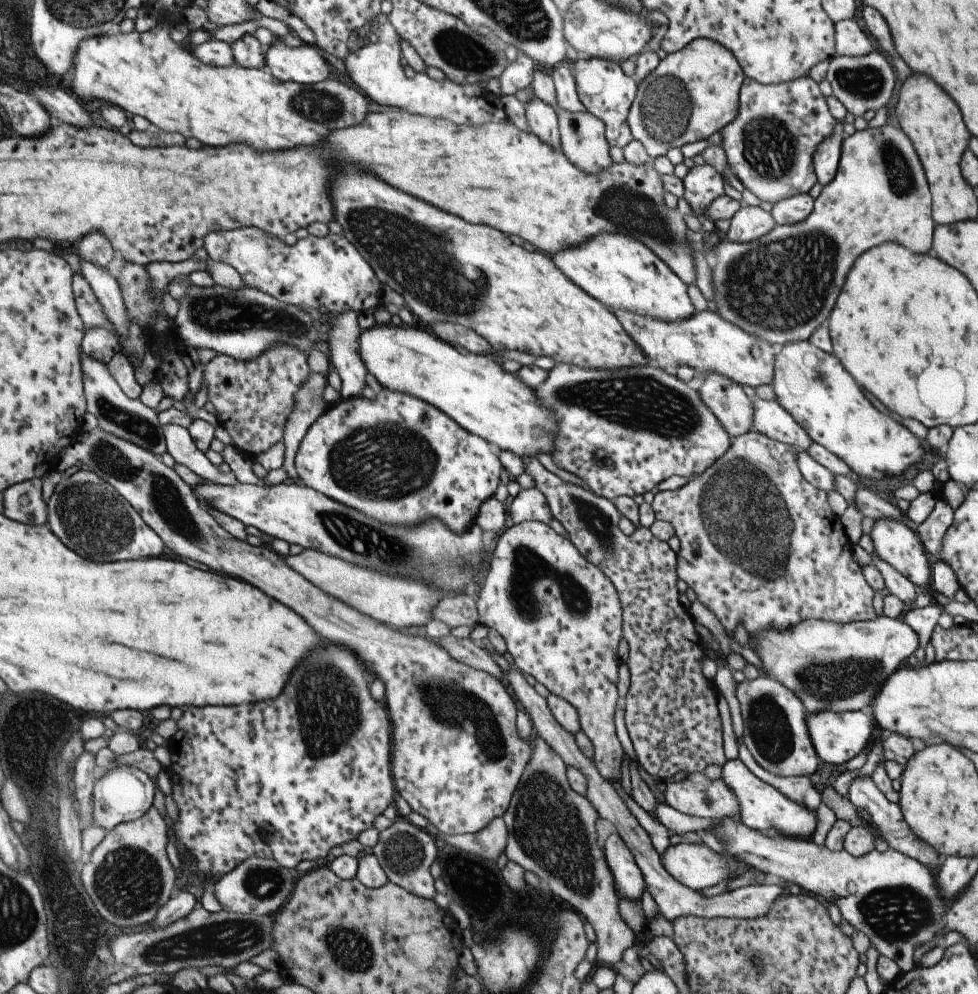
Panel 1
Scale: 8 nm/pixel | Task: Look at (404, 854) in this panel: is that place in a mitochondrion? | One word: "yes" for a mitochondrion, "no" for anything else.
yes

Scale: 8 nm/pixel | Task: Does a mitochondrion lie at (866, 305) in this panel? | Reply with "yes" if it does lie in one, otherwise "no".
no

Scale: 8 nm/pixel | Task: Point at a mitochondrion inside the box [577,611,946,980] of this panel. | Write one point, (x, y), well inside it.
(896, 914)

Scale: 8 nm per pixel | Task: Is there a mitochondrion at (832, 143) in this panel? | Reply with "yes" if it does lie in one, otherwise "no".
no

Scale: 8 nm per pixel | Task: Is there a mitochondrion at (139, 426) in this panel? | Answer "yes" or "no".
yes

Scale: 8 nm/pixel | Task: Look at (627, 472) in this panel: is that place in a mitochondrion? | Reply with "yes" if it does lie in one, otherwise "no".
no

